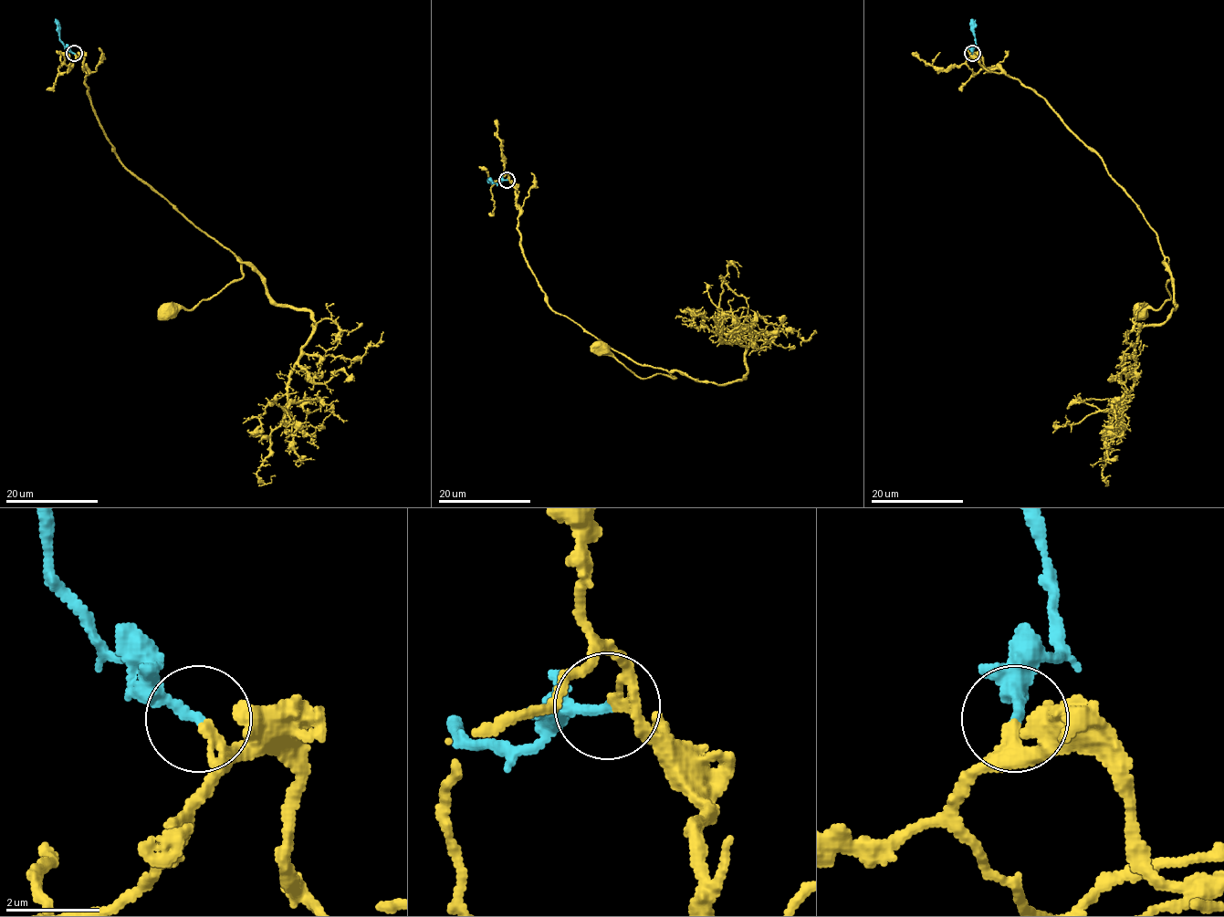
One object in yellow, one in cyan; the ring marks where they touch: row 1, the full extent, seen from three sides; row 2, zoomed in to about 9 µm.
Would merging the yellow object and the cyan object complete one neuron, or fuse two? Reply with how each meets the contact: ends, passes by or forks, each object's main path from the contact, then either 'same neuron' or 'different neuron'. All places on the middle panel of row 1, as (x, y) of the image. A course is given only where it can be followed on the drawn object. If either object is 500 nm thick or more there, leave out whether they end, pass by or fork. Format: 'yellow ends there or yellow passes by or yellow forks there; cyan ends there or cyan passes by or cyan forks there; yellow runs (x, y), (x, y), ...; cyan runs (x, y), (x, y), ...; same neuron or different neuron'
yellow passes by; cyan ends there; yellow runs (507, 179), (516, 190), (520, 249), (549, 307), (633, 361), (664, 369), (675, 378), (635, 375), (601, 349); cyan runs (507, 179), (493, 183), (487, 178); same neuron

